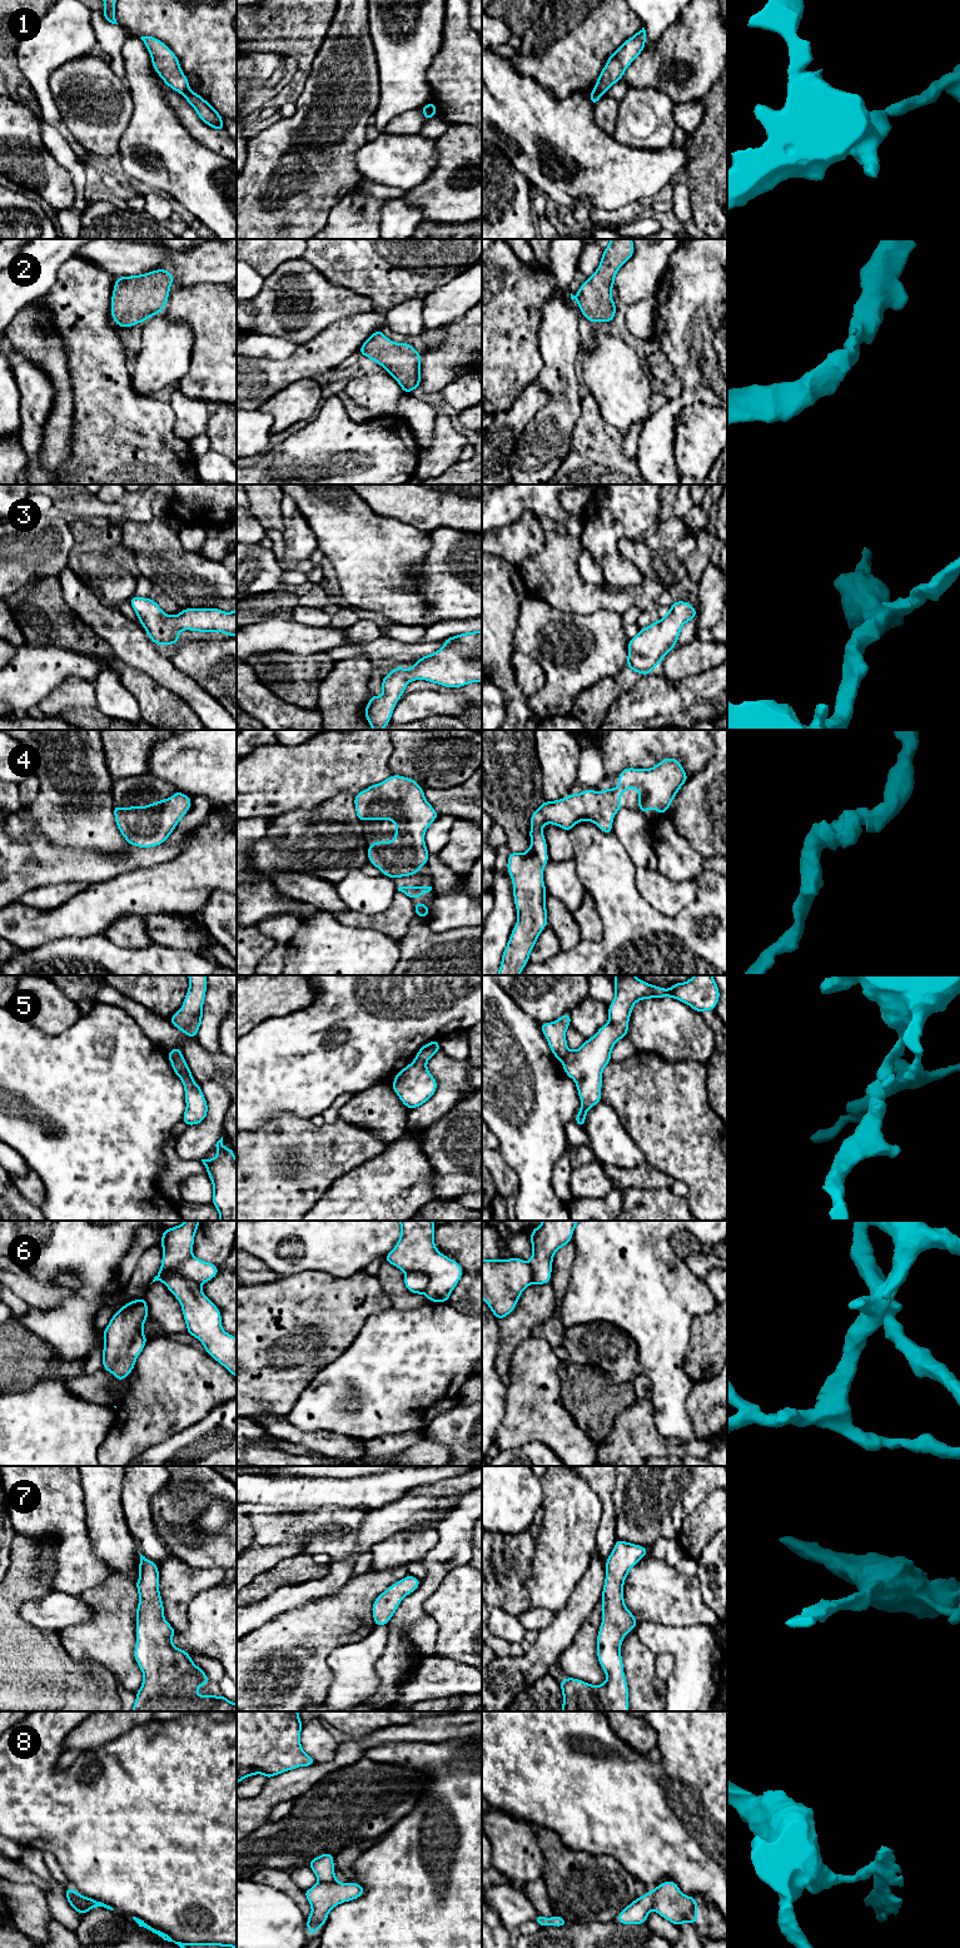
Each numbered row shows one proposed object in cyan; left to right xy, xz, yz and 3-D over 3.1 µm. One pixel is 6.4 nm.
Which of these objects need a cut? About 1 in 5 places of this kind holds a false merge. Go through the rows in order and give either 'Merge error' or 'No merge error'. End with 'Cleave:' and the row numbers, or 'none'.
1: Merge error
2: No merge error
3: No merge error
4: No merge error
5: Merge error
6: Merge error
7: No merge error
8: Merge error
Cleave: 1, 5, 6, 8

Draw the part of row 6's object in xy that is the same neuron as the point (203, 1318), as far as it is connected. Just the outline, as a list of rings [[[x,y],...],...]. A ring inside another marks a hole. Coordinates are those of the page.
[[[185,1221],[163,1229],[161,1282],[180,1302],[186,1332],[198,1338],[205,1352],[237,1377],[237,1338],[222,1327],[219,1308],[203,1293],[202,1286],[176,1274],[176,1267],[193,1257],[199,1221]]]

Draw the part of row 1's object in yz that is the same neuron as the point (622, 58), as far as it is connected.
[[[642,28],[632,38],[627,39],[606,61],[595,90],[606,94],[607,90],[622,79],[626,69],[642,53],[646,44],[646,30]]]

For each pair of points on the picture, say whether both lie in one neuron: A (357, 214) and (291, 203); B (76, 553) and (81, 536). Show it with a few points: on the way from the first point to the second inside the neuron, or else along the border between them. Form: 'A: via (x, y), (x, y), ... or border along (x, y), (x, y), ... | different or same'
A: border along (352, 188), (331, 210), (324, 225) | different
B: via (78, 550), (81, 546), (81, 540) | same

